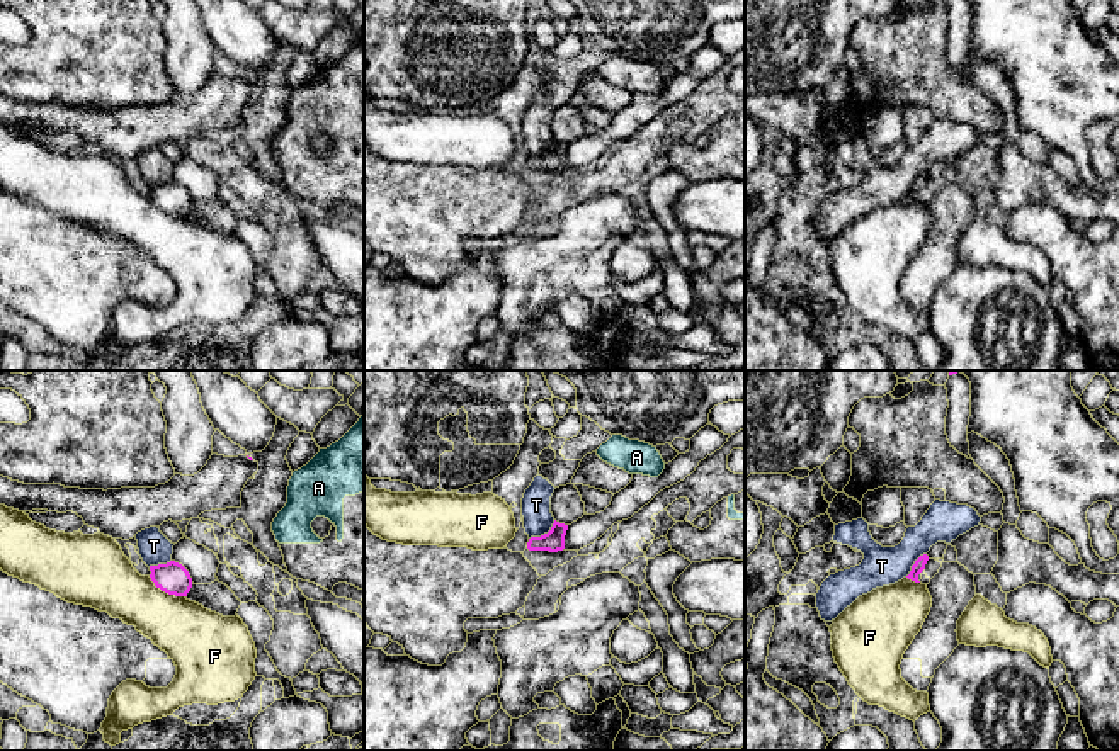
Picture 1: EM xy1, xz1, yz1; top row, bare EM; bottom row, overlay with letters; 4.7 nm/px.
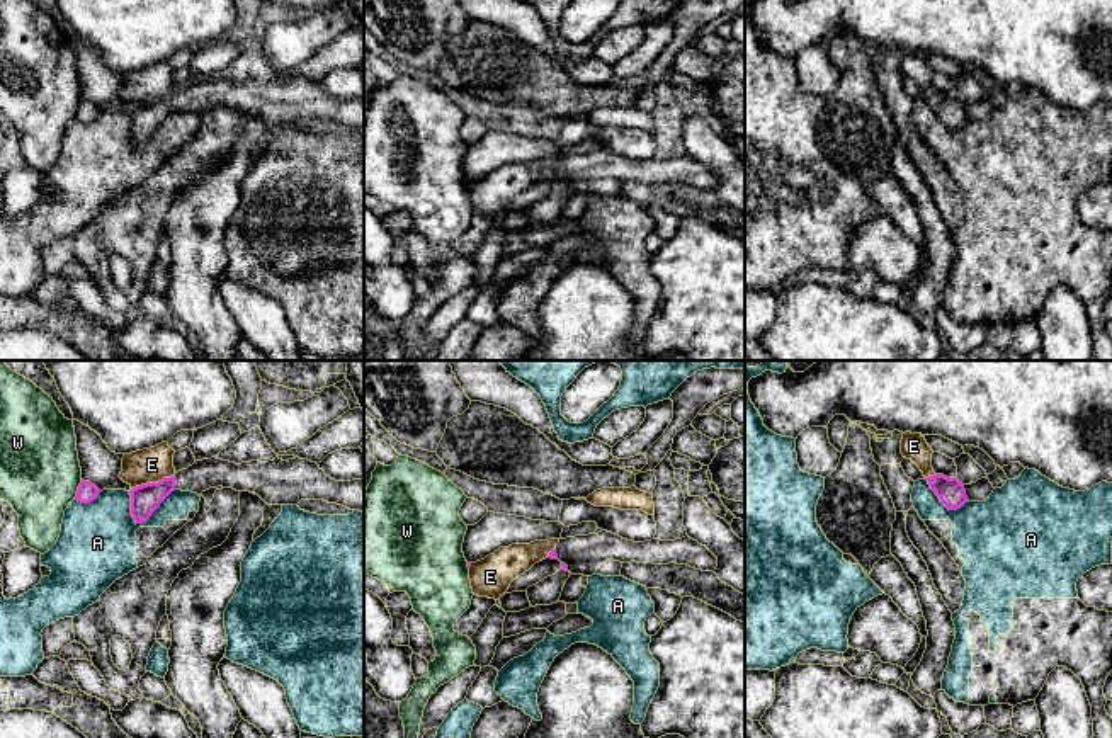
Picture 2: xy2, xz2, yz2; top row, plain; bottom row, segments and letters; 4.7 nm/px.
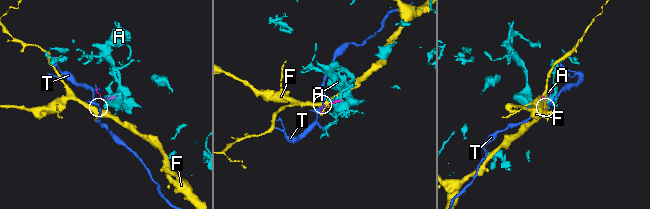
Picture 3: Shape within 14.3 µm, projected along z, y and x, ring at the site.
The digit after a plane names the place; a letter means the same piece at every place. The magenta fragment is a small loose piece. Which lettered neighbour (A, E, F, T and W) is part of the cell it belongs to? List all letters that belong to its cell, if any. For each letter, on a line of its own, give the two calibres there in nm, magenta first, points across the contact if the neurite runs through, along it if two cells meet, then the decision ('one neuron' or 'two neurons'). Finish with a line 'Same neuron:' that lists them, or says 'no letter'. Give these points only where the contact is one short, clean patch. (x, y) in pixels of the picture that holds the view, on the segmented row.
A: 140 nm thick on the magenta side, 280 nm on the other; two neurons
E: 140 nm thick on the magenta side, 160 nm on the other; border along xy2 (174, 475), (136, 485), (131, 490); two neurons
F: 150 nm thick on the magenta side, 300 nm on the other; border along xy1 (148, 576), (162, 590), (184, 597); two neurons
T: 100 nm thick on the magenta side, 140 nm on the other; border along xz1 (555, 520), (546, 532), (529, 539); two neurons
W: 90 nm thick on the magenta side, 380 nm on the other; two neurons
Same neuron: no letter

